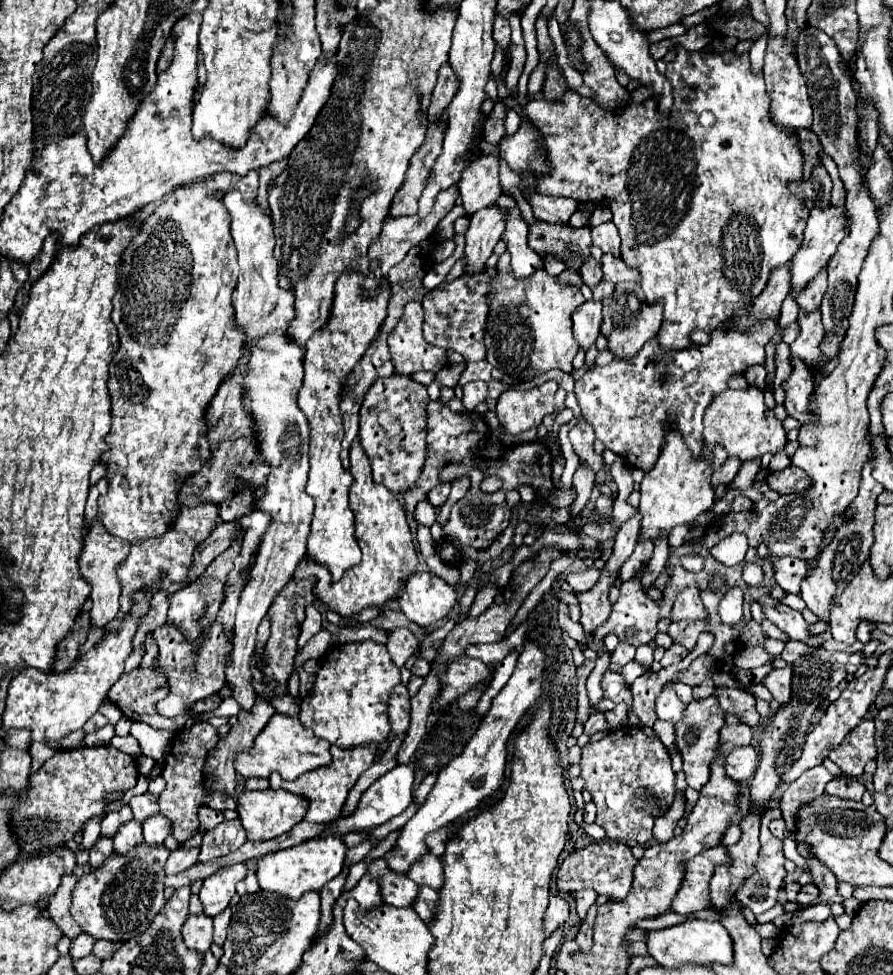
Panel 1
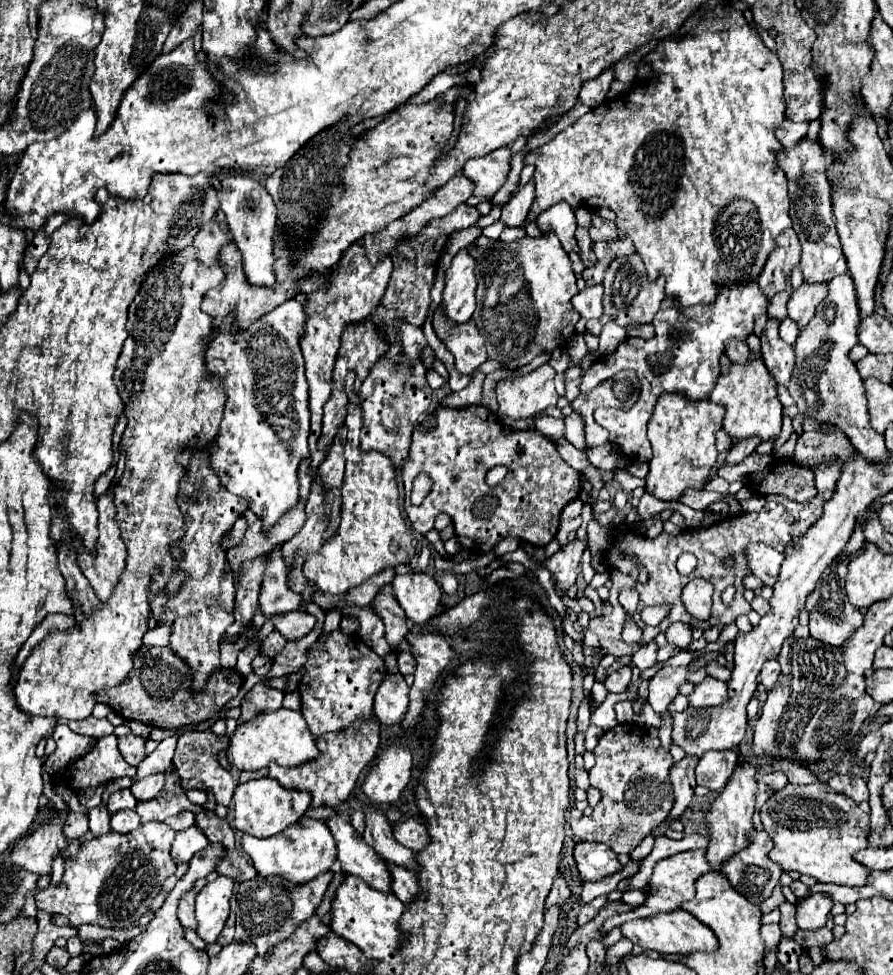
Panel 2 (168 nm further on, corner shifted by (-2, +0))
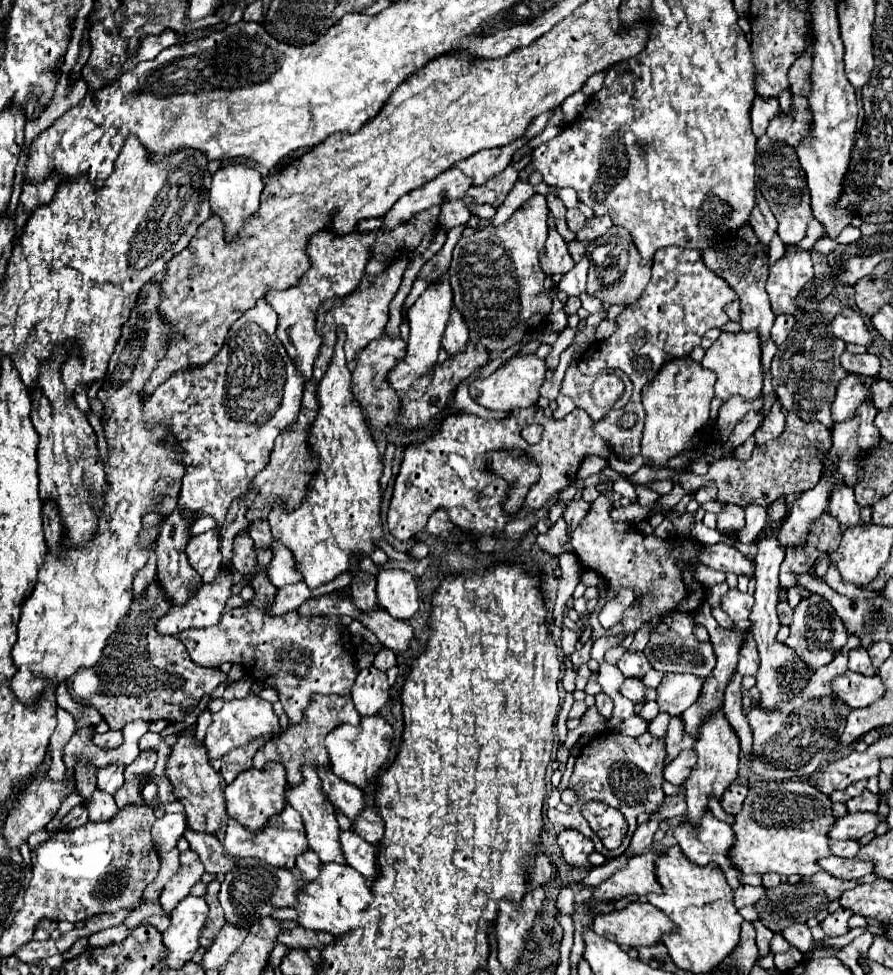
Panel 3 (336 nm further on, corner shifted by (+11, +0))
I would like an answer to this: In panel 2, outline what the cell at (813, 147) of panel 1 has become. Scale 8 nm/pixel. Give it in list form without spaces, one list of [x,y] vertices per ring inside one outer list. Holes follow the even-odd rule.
[[[786,120],[784,124],[780,124],[780,126],[776,128],[776,136],[778,136],[778,140],[780,140],[784,146],[794,146],[794,144],[798,144],[798,140],[804,140],[806,132],[808,132],[808,124],[804,124],[804,122],[796,124],[796,122],[792,122],[792,120]]]

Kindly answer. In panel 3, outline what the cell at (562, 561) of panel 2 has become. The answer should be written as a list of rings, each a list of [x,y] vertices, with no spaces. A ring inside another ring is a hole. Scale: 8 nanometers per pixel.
[[[571,500],[571,502],[569,502],[569,506],[567,506],[565,514],[563,514],[569,530],[575,528],[575,526],[583,520],[583,516],[587,514],[587,510],[589,510],[589,504],[587,504],[585,500]]]

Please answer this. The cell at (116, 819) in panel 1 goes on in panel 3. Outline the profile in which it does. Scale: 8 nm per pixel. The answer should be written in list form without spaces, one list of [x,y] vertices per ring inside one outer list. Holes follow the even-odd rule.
[[[109,764],[105,768],[97,770],[97,788],[107,792],[107,794],[115,794],[115,790],[123,784],[123,764]]]

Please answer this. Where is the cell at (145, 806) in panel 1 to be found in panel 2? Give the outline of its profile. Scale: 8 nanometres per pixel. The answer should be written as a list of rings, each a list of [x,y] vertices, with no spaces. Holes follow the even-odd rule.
[[[152,774],[152,776],[132,784],[130,790],[136,800],[152,800],[154,796],[158,796],[162,792],[162,786],[164,786],[164,774]]]

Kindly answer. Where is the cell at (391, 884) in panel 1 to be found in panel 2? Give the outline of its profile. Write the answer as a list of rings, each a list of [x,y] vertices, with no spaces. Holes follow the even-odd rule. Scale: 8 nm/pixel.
[[[340,804],[338,816],[330,818],[326,824],[334,834],[334,840],[338,846],[340,868],[352,876],[358,876],[370,888],[382,894],[394,894],[388,864],[350,826],[350,806]]]

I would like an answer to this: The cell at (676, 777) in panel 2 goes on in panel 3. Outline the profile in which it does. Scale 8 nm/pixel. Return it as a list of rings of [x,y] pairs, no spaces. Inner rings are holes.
[[[673,716],[667,726],[667,760],[673,760],[681,750],[692,749],[694,739],[685,732],[685,724],[681,724],[681,716]]]

